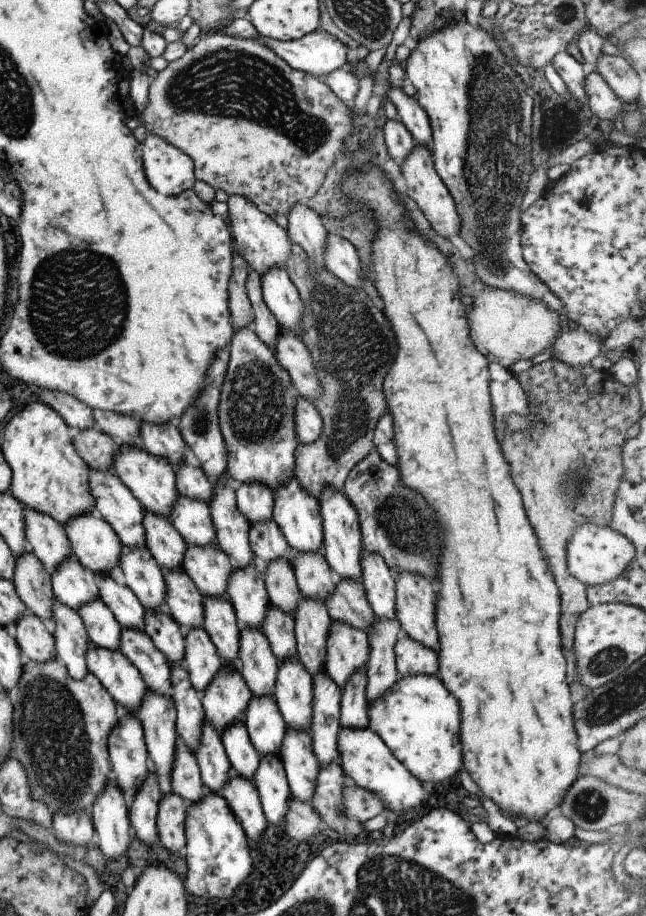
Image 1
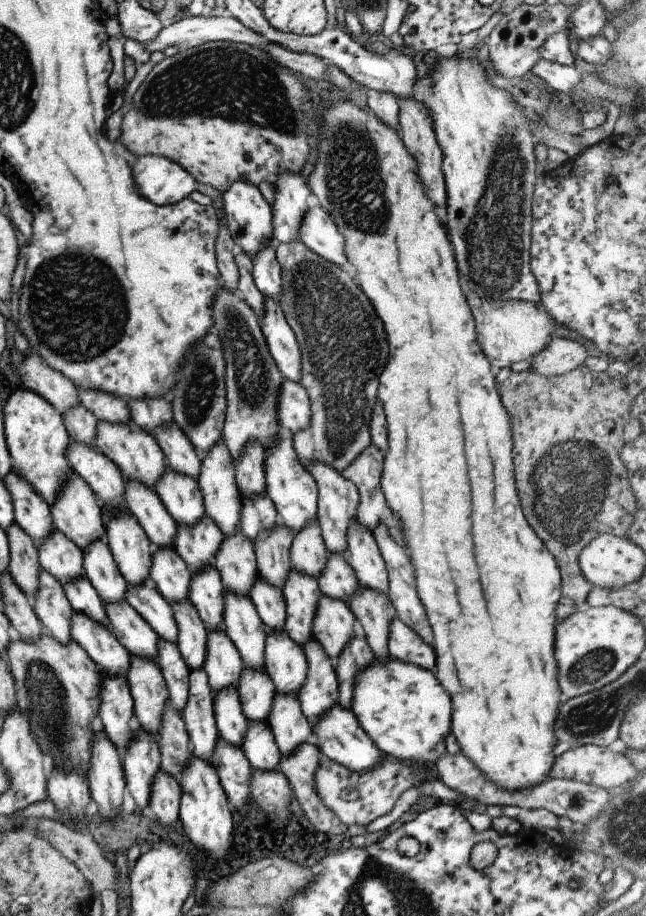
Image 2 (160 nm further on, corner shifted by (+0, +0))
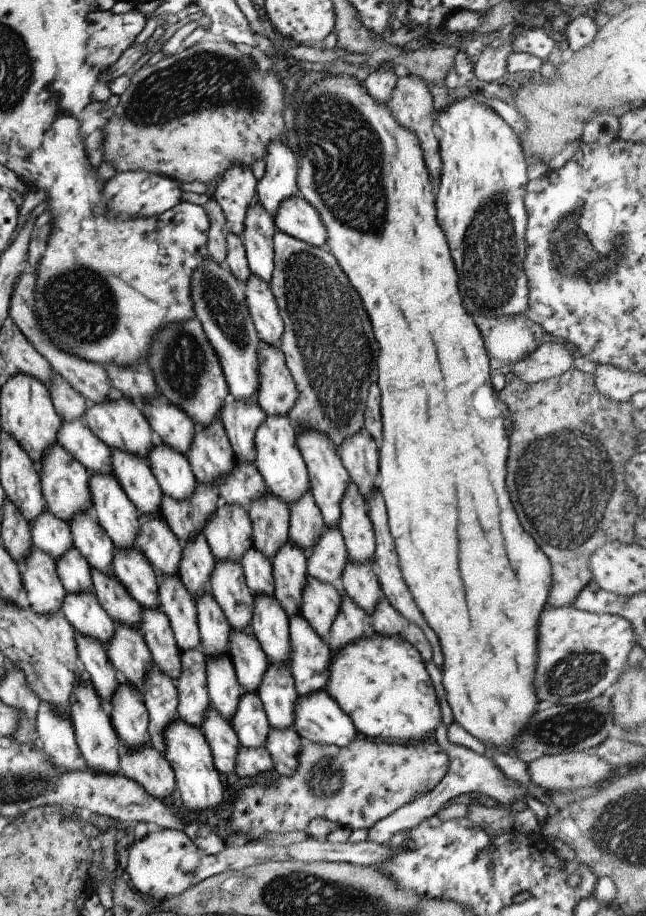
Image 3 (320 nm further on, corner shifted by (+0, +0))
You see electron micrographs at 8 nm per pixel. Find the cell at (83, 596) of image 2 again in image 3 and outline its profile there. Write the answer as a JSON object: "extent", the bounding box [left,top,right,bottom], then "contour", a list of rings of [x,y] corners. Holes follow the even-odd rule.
{"extent":[54,547,93,594],"contour":[[[74,547],[67,548],[54,562],[54,566],[66,594],[93,593],[90,568]]]}

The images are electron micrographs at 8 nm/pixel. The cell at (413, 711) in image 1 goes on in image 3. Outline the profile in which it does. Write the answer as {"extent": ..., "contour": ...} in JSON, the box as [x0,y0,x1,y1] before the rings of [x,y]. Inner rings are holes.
{"extent":[325,633,441,744],"contour":[[[375,633],[369,638],[353,640],[349,642],[349,646],[345,644],[337,654],[332,654],[325,689],[337,702],[337,706],[349,716],[355,731],[368,740],[387,744],[415,744],[433,740],[434,732],[441,722],[441,712],[435,688],[429,682],[431,678],[424,664],[419,652],[409,646],[409,642],[395,636],[381,636]]]}

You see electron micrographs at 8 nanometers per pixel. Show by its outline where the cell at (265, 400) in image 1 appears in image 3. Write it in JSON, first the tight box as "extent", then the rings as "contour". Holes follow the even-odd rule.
{"extent":[191,258,261,402],"contour":[[[203,258],[191,274],[191,302],[195,319],[201,322],[203,334],[221,364],[229,397],[237,402],[257,400],[257,348],[261,344],[251,323],[250,310],[245,304],[245,288],[224,267]]]}

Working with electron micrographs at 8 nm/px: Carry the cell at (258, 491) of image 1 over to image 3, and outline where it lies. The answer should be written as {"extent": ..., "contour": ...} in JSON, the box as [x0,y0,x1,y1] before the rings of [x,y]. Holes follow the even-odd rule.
{"extent":[219,397,265,462],"contour":[[[229,397],[221,406],[219,420],[231,446],[234,462],[254,462],[255,430],[265,418],[256,400],[243,404]]]}

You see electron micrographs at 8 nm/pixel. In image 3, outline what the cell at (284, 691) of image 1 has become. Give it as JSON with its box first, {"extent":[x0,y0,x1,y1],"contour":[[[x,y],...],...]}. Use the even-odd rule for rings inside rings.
{"extent":[249,597,289,664],"contour":[[[253,597],[249,632],[257,640],[268,664],[289,664],[288,618],[274,598]]]}

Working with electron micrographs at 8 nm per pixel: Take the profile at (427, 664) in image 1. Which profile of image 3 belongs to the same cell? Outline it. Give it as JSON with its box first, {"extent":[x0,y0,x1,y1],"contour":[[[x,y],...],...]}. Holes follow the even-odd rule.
{"extent":[370,599,431,663],"contour":[[[386,599],[377,602],[370,618],[373,630],[377,635],[401,638],[401,640],[409,642],[409,646],[413,646],[419,652],[424,663],[431,660],[431,648],[429,648],[429,642],[425,639],[423,632],[415,624],[407,622]]]}

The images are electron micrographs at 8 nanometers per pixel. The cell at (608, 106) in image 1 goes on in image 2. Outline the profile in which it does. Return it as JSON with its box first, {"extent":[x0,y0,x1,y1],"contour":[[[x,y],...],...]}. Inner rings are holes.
{"extent":[530,59,581,95],"contour":[[[537,59],[530,66],[530,71],[542,78],[547,87],[558,95],[567,94],[567,90],[579,82],[581,73],[571,66],[560,65],[545,59]]]}

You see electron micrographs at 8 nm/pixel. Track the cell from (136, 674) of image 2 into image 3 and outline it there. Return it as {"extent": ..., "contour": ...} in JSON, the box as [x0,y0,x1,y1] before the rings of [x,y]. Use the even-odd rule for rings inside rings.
{"extent":[104,623,154,689],"contour":[[[115,623],[115,632],[104,646],[105,654],[121,680],[140,689],[154,663],[138,629]]]}

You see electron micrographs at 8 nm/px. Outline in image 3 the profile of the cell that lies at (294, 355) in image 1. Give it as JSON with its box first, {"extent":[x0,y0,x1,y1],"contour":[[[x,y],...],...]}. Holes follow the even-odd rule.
{"extent":[244,273,283,348],"contour":[[[251,273],[244,288],[245,304],[260,342],[277,348],[283,334],[283,322],[268,284]]]}

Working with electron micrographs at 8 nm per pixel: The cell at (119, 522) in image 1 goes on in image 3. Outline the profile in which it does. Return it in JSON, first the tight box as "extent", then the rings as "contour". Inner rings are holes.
{"extent":[57,418,112,474],"contour":[[[80,418],[61,421],[57,430],[57,444],[71,454],[88,474],[112,474],[110,449],[87,428]]]}

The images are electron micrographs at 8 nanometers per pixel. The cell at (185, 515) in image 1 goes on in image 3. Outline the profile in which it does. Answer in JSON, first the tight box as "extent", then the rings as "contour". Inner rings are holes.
{"extent":[145,440,195,500],"contour":[[[154,440],[154,445],[145,459],[151,474],[159,484],[162,496],[173,500],[185,500],[195,490],[195,480],[184,456],[169,446]]]}

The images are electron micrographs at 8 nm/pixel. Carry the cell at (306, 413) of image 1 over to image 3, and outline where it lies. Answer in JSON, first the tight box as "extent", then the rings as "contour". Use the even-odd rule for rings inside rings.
{"extent":[257,344,297,416],"contour":[[[260,344],[257,348],[257,405],[266,416],[288,416],[297,404],[297,388],[281,350]]]}

